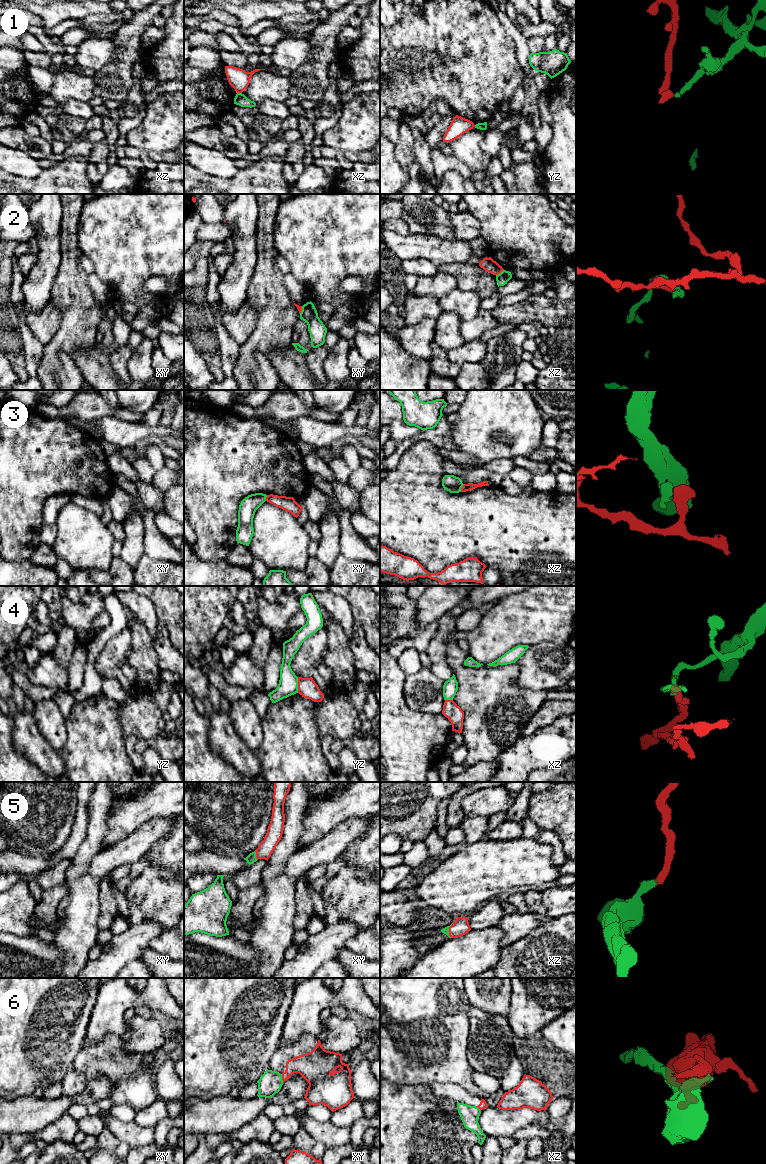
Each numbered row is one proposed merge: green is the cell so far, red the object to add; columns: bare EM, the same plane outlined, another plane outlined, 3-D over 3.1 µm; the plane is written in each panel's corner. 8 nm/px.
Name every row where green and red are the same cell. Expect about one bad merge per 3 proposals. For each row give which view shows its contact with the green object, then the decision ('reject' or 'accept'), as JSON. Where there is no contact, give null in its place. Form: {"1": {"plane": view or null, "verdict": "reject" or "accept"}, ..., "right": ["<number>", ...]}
{"1": {"plane": "xz", "verdict": "reject"}, "2": {"plane": "xz", "verdict": "reject"}, "3": {"plane": "xz", "verdict": "reject"}, "4": {"plane": "yz", "verdict": "reject"}, "5": {"plane": "xy", "verdict": "accept"}, "6": {"plane": "xy", "verdict": "reject"}, "right": ["5"]}

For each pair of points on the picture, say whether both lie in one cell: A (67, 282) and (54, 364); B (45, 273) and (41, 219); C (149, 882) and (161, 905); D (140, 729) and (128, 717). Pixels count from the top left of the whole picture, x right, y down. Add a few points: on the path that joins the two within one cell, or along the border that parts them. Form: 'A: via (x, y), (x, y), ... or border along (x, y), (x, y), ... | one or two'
A: via (68, 302), (68, 334), (58, 344) | one
B: via (46, 260), (46, 232) | one
C: via (150, 888), (160, 899) | one
D: via (137, 726), (131, 720) | one

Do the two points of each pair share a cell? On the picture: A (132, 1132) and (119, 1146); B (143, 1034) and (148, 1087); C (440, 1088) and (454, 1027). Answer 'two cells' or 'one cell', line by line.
A: two cells
B: two cells
C: two cells

